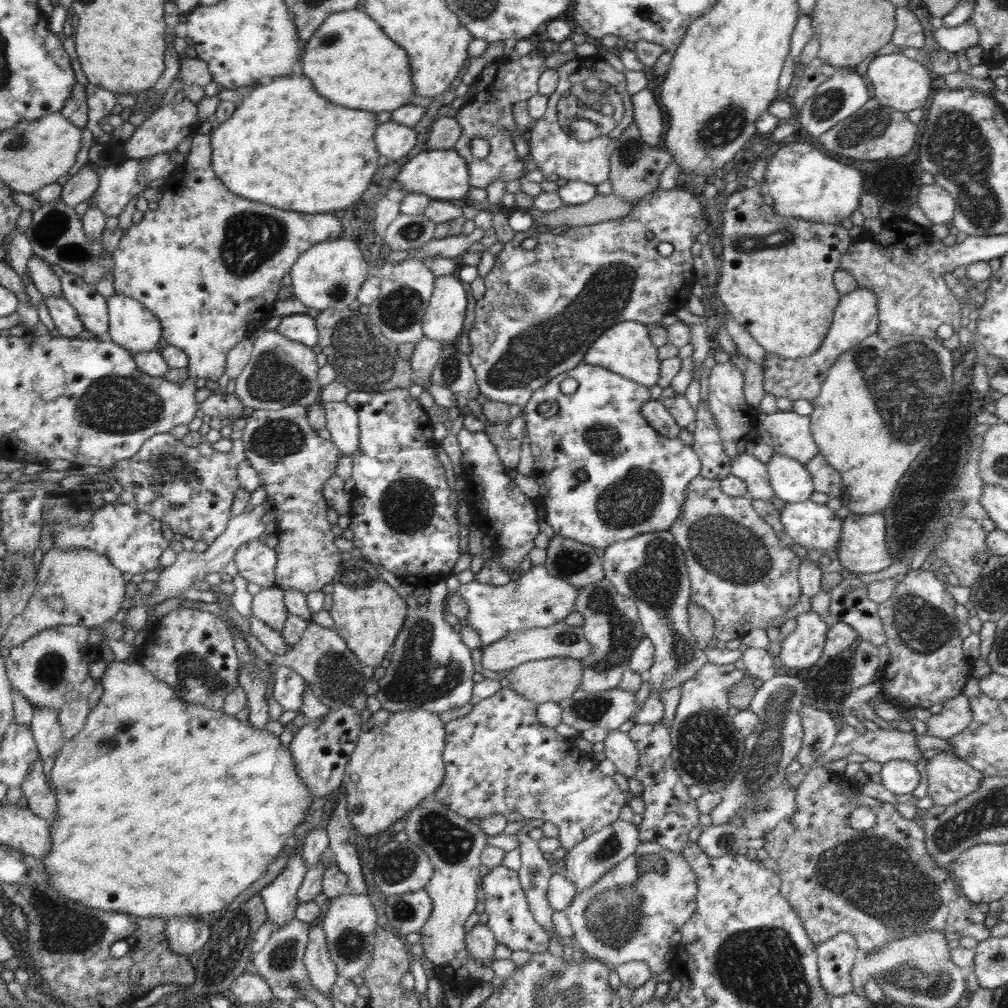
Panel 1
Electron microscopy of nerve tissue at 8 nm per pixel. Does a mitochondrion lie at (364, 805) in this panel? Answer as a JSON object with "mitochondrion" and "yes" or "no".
{"mitochondrion":"no"}

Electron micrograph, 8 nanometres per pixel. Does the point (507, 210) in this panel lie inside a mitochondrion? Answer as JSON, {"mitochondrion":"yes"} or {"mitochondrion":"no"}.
{"mitochondrion":"no"}

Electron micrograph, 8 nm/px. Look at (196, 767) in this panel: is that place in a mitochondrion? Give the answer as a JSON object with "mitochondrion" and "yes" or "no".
{"mitochondrion":"no"}

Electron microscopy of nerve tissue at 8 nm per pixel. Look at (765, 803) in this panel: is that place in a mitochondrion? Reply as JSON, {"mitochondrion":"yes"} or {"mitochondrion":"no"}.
{"mitochondrion":"yes"}

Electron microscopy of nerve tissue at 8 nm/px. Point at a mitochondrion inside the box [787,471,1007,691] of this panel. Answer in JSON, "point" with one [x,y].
{"point":[922,628]}

